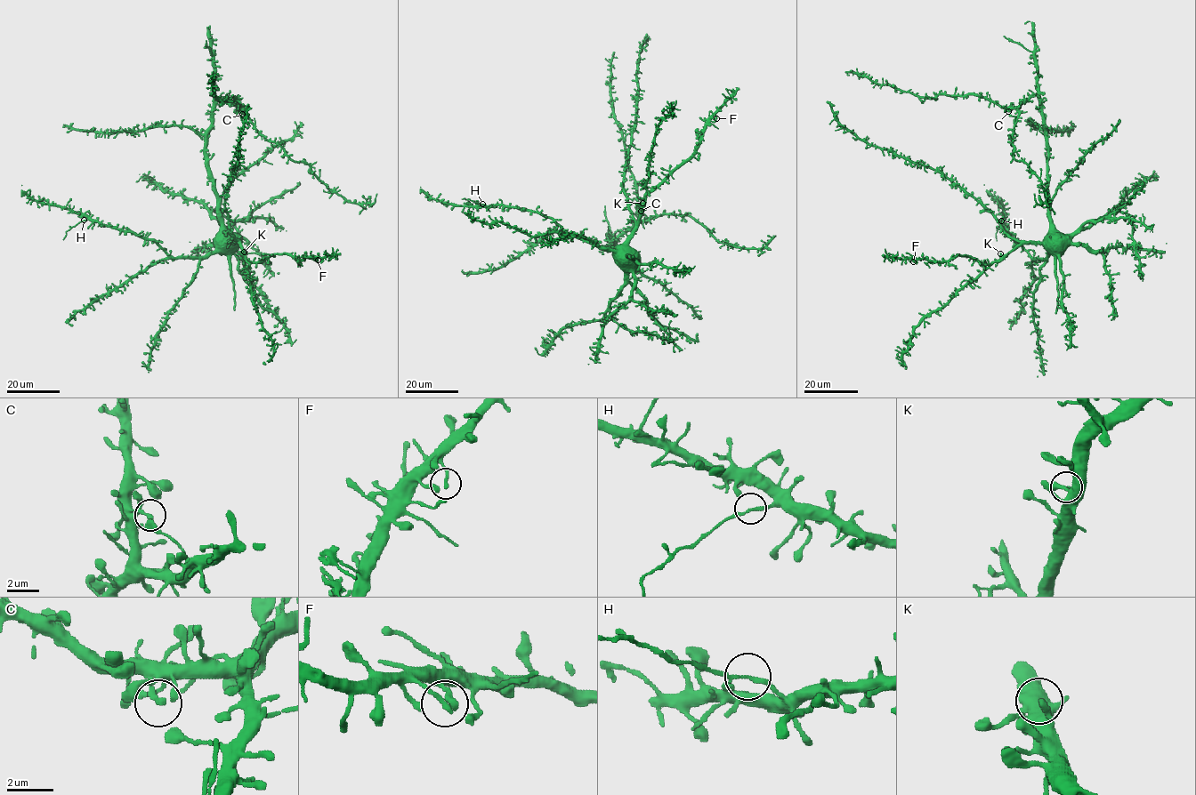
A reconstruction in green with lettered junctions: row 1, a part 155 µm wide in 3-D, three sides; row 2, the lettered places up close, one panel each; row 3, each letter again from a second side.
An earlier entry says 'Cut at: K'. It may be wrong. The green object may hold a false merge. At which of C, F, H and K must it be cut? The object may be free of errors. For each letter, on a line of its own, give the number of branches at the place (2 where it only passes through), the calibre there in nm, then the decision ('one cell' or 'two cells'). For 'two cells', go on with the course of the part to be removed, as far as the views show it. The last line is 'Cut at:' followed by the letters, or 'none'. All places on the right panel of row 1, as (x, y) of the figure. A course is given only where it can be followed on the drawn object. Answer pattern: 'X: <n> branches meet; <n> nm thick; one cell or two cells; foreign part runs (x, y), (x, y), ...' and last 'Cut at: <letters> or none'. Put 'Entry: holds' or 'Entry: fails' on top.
Entry: fails
C: 2 branches meet; 190 nm thick; one cell
F: 1 branches meet; 220 nm thick; one cell
H: 2 branches meet; 160 nm thick; two cells; foreign part runs (1001, 220), (996, 234), (996, 240)
K: 1 branches meet; 200 nm thick; one cell
Cut at: H

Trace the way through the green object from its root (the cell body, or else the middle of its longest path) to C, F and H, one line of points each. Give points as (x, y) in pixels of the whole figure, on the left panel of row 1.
C: (225, 241), (220, 197), (206, 152), (206, 132), (220, 98), (227, 99), (242, 114)
F: (225, 241), (222, 236), (226, 241), (236, 241), (249, 262), (262, 262), (275, 254), (318, 260)
H: (225, 241), (222, 236), (215, 250), (202, 256), (170, 257), (153, 240), (84, 220)

